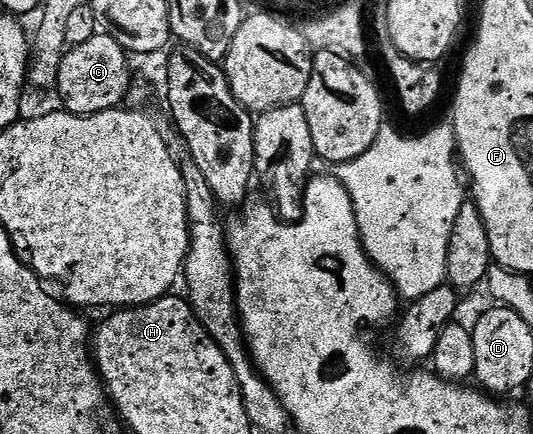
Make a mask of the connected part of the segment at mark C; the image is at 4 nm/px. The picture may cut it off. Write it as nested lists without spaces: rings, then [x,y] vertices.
[[[97,33],[83,45],[71,47],[64,54],[56,79],[63,108],[74,115],[96,115],[98,112],[117,108],[129,85],[128,55],[115,36]]]

